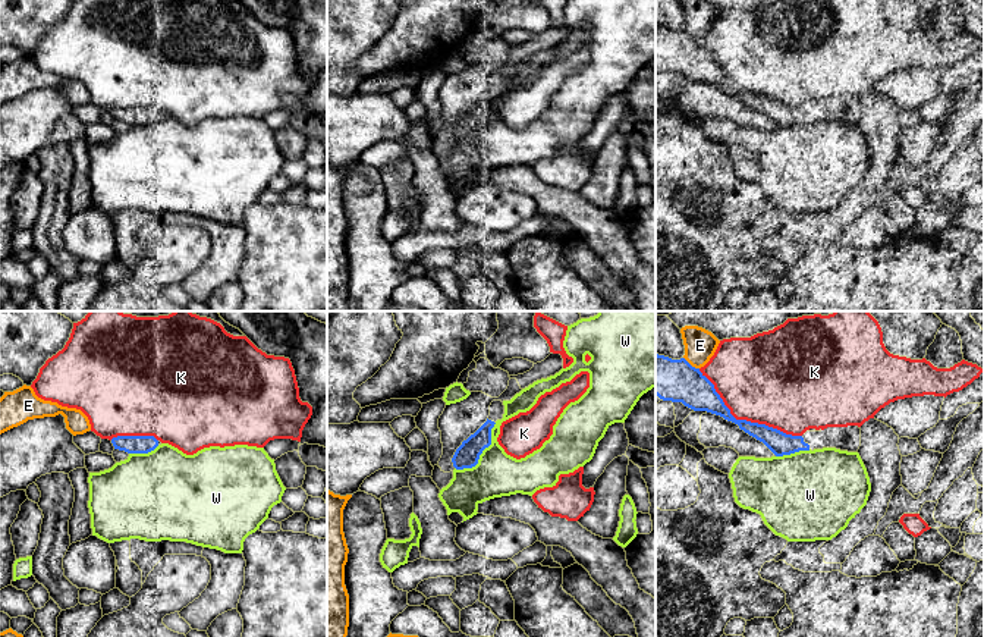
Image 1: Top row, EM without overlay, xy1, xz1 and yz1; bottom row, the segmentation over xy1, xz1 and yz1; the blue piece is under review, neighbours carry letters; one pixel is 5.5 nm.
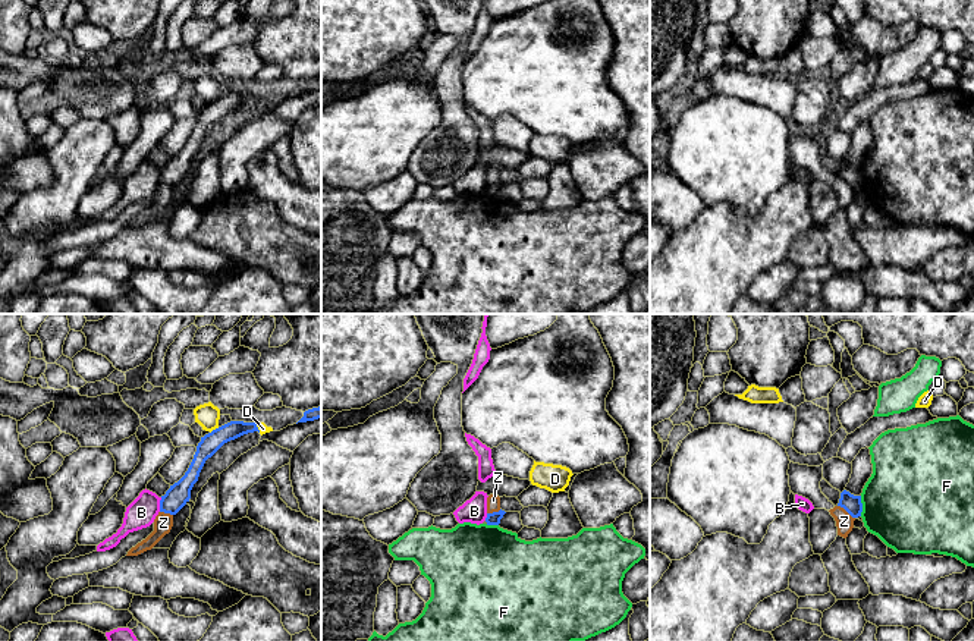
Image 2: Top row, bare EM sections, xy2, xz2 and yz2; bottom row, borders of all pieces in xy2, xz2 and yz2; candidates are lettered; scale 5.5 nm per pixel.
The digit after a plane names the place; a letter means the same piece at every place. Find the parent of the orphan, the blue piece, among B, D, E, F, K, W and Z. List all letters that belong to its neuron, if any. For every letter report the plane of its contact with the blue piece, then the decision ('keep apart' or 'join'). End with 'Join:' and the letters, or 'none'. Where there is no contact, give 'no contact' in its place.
B: xy2 | keep apart
D: xy2 | keep apart
E: yz1 | keep apart
F: yz2 | keep apart
K: yz1 | keep apart
W: xz1 | keep apart
Z: yz2 | keep apart
Join: none

